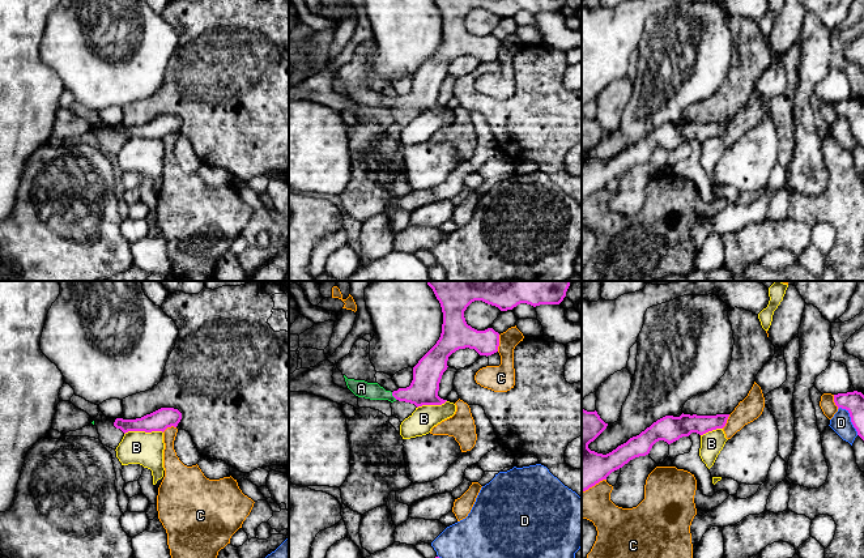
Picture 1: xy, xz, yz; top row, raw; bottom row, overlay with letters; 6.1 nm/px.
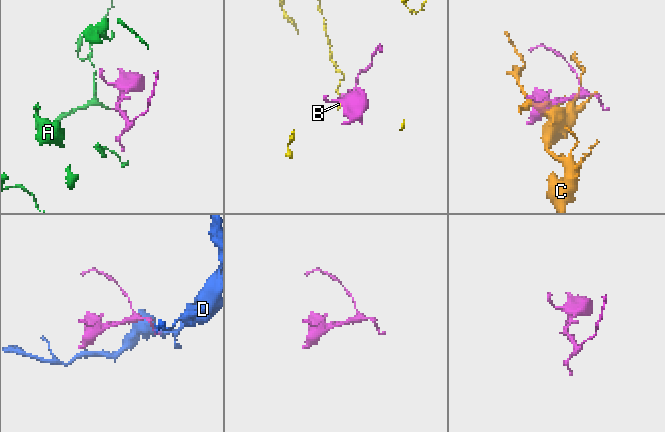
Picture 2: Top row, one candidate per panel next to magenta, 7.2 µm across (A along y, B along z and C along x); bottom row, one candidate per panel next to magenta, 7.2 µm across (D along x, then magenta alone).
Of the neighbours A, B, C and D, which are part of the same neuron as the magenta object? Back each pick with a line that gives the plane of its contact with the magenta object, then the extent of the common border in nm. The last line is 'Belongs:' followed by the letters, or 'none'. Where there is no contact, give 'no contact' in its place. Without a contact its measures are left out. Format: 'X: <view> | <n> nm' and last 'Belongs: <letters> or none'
A: xz | 60 nm
Belongs: A

